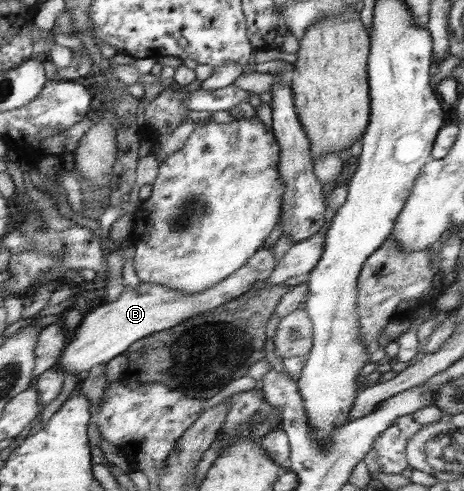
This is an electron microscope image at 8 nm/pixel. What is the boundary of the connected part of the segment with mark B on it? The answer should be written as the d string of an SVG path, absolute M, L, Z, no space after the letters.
M266 246L252 257L243 269L239 269L219 285L198 294L188 295L160 284L141 283L136 288L126 287L117 300L110 303L100 302L83 316L78 328L68 335L68 342L57 363L58 367L64 371L64 376L73 374L82 378L93 366L106 364L115 356L123 354L130 344L166 328L172 328L194 314L202 314L206 310L218 308L224 302L228 303L247 292L250 293L254 282L266 282L271 277L276 262L273 246Z

